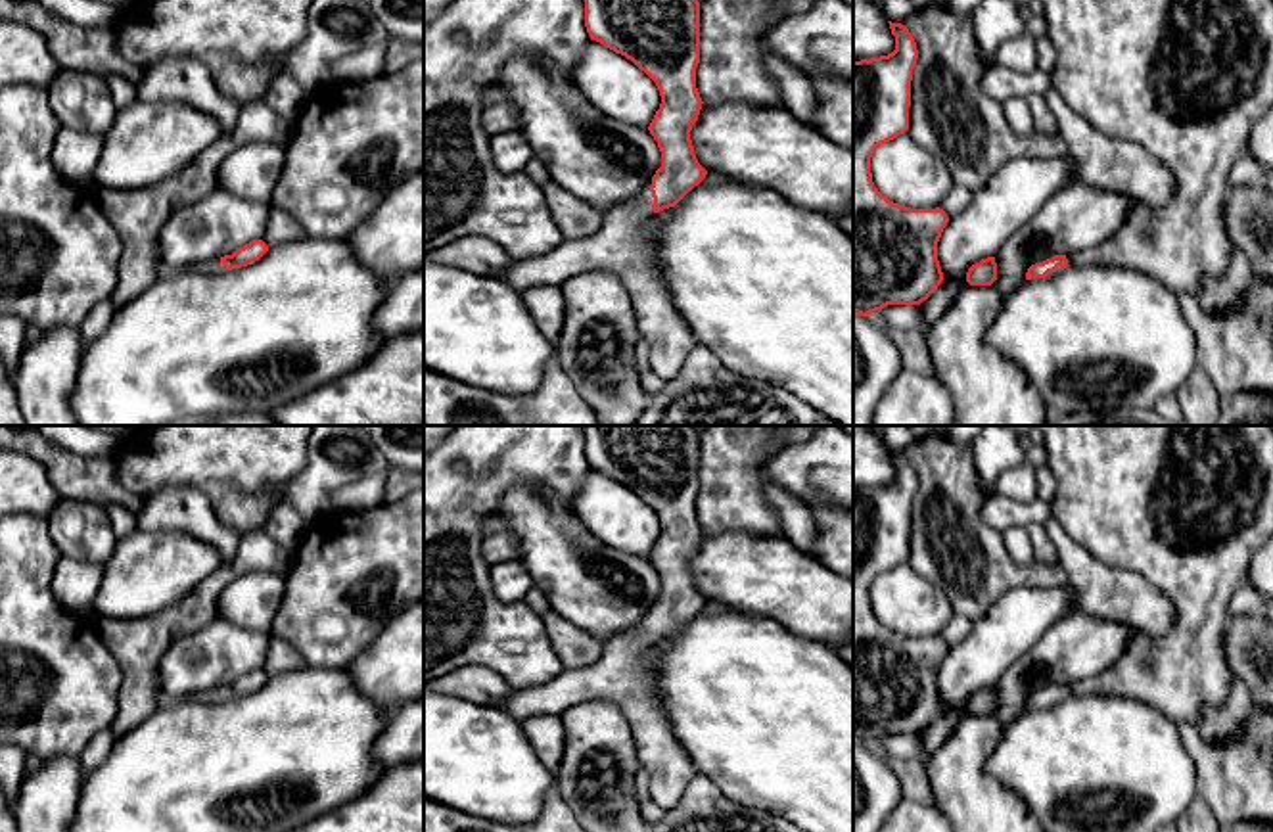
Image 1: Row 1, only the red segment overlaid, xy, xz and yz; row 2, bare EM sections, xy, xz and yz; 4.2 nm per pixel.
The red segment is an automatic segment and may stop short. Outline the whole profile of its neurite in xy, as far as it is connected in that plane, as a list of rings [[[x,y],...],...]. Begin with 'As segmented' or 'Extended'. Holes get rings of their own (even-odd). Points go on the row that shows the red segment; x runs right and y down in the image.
Extended. [[[253,240],[234,251],[232,255],[224,255],[211,263],[211,272],[224,272],[232,268],[242,268],[253,265],[268,251],[268,245],[263,240]]]

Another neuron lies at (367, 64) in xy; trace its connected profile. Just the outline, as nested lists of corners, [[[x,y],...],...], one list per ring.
[[[385,44],[362,48],[339,59],[332,73],[336,81],[364,82],[383,73]]]

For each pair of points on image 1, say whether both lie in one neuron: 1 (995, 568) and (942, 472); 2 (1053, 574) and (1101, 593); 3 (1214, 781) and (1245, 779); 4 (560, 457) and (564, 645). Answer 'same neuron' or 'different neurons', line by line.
1: same neuron
2: different neurons
3: same neuron
4: different neurons

